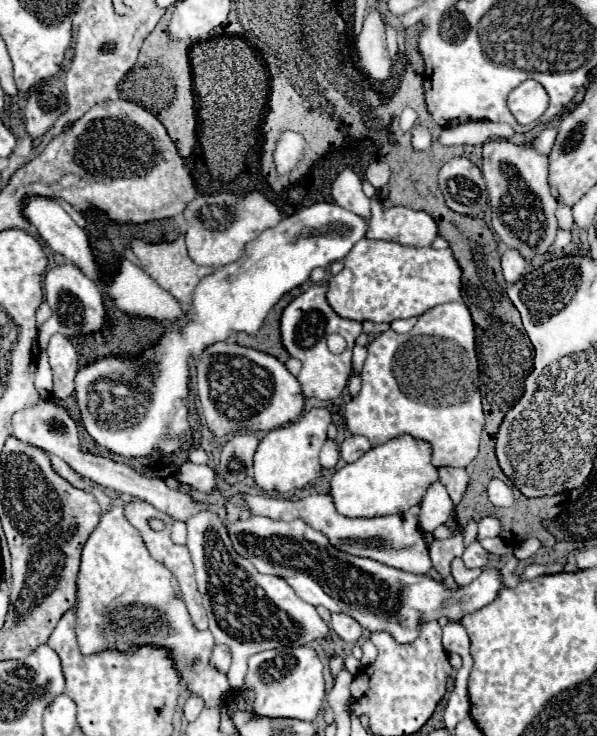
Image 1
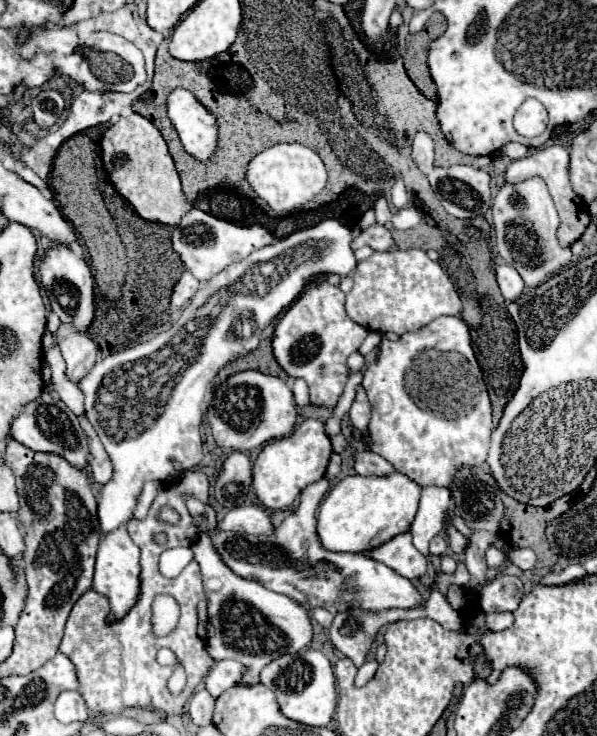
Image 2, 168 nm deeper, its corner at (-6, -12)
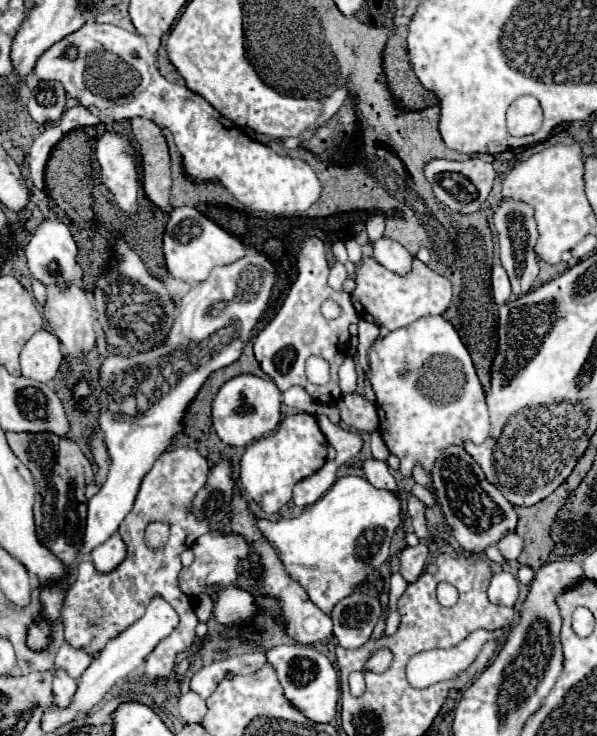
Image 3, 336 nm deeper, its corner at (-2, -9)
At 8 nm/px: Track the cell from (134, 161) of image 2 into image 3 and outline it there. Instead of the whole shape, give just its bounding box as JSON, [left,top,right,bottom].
[130,117,172,213]

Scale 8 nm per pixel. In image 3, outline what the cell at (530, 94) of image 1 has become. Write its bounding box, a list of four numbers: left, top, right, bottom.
[508,95,542,137]

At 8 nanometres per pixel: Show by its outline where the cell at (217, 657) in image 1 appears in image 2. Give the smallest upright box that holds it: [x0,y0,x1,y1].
[204,660,244,698]

